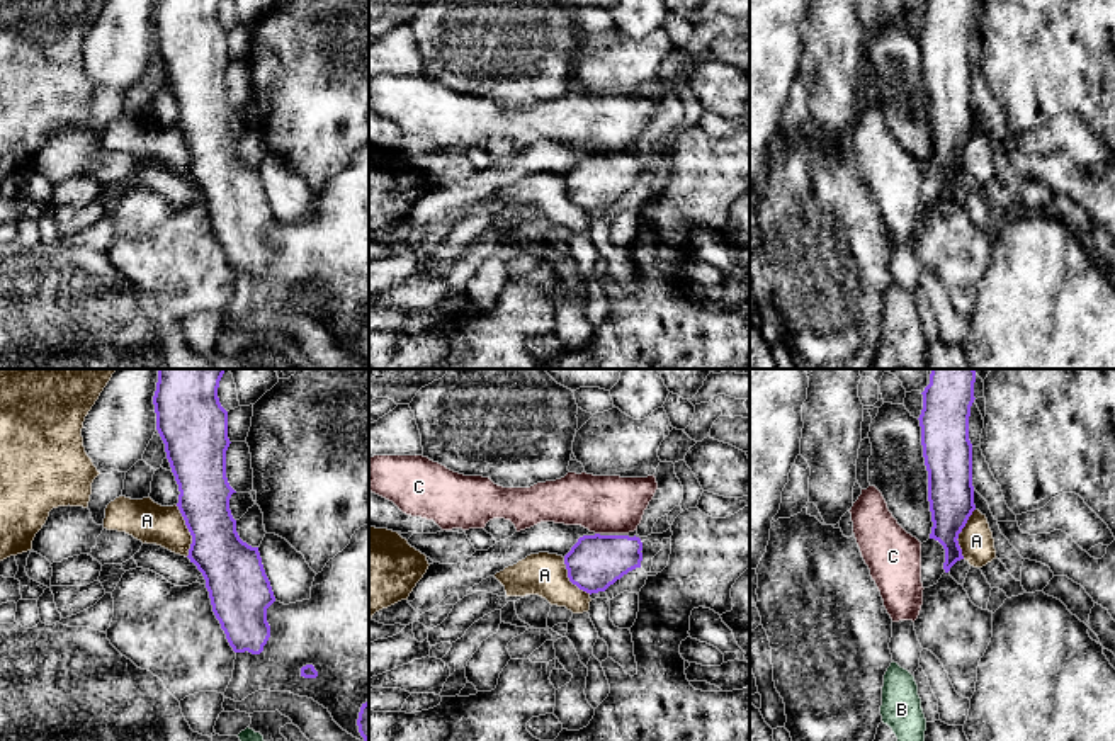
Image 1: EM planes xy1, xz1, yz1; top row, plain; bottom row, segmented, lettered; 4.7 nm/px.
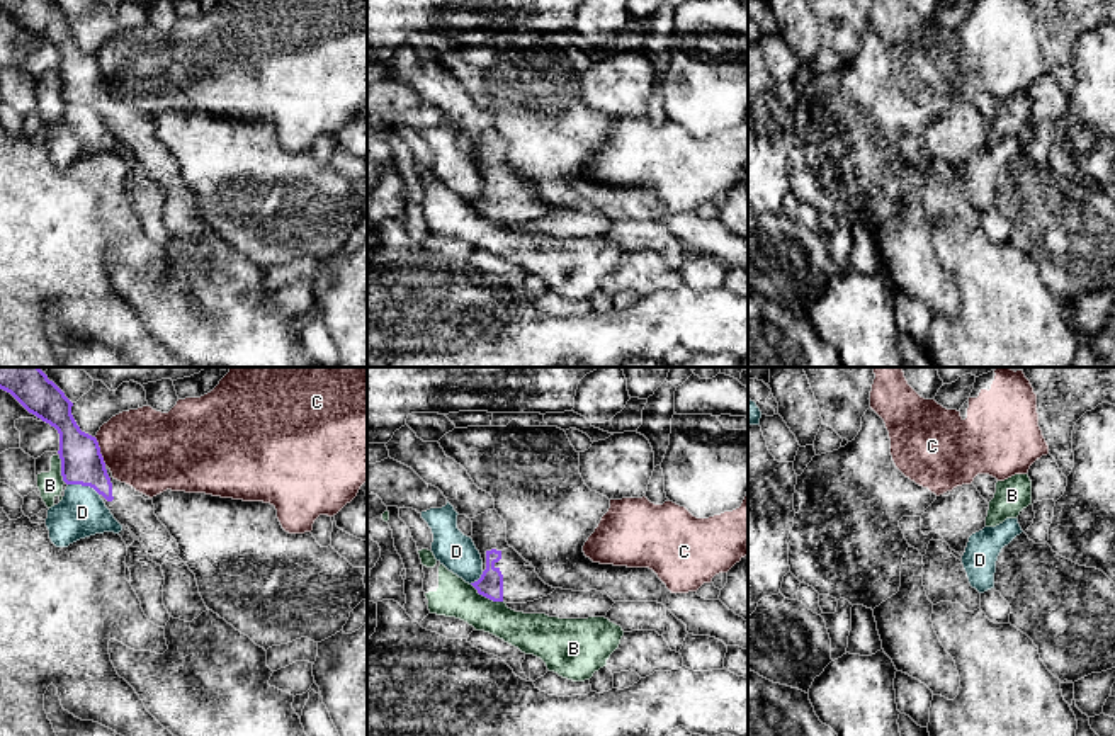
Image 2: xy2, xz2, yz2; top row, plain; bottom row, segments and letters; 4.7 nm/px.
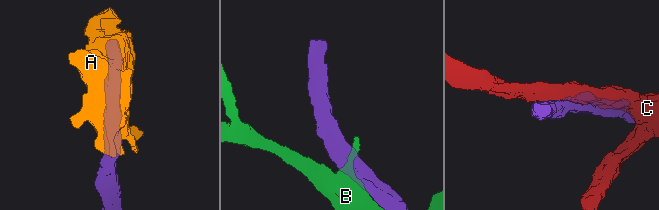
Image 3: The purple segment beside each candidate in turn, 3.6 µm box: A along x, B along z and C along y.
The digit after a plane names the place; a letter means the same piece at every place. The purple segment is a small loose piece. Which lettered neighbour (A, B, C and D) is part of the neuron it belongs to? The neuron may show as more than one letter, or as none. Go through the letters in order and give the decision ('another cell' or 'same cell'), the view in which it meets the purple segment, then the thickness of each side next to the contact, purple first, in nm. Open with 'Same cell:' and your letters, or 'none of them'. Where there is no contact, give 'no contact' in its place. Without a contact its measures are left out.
Same cell: none of them
A: another cell | xy1 | 260/190 nm
B: another cell | xz2 | 120/180 nm
C: another cell | xy2 | 200/380 nm
D: another cell | xy2 | 200/220 nm

